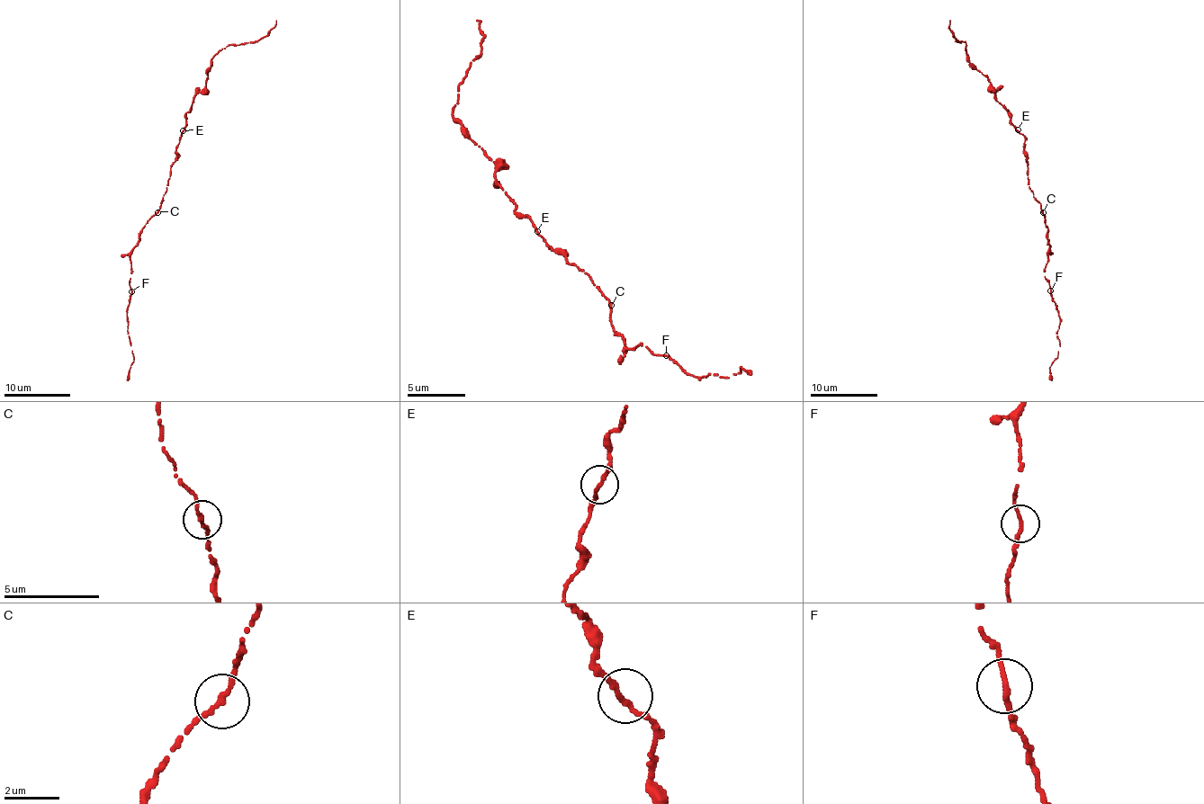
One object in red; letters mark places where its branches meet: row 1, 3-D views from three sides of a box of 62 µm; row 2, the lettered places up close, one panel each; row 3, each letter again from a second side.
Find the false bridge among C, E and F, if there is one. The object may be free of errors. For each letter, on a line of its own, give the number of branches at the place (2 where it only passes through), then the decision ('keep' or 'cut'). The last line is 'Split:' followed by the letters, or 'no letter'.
C: 2 | keep
E: 2 | keep
F: 2 | keep
Split: no letter

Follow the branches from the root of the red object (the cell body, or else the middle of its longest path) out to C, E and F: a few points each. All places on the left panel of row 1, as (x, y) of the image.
C: (169, 177), (157, 212)
E: (169, 177), (170, 165), (177, 156), (176, 145), (183, 130)
F: (169, 177), (161, 207), (144, 225), (139, 245), (131, 249), (130, 291)

